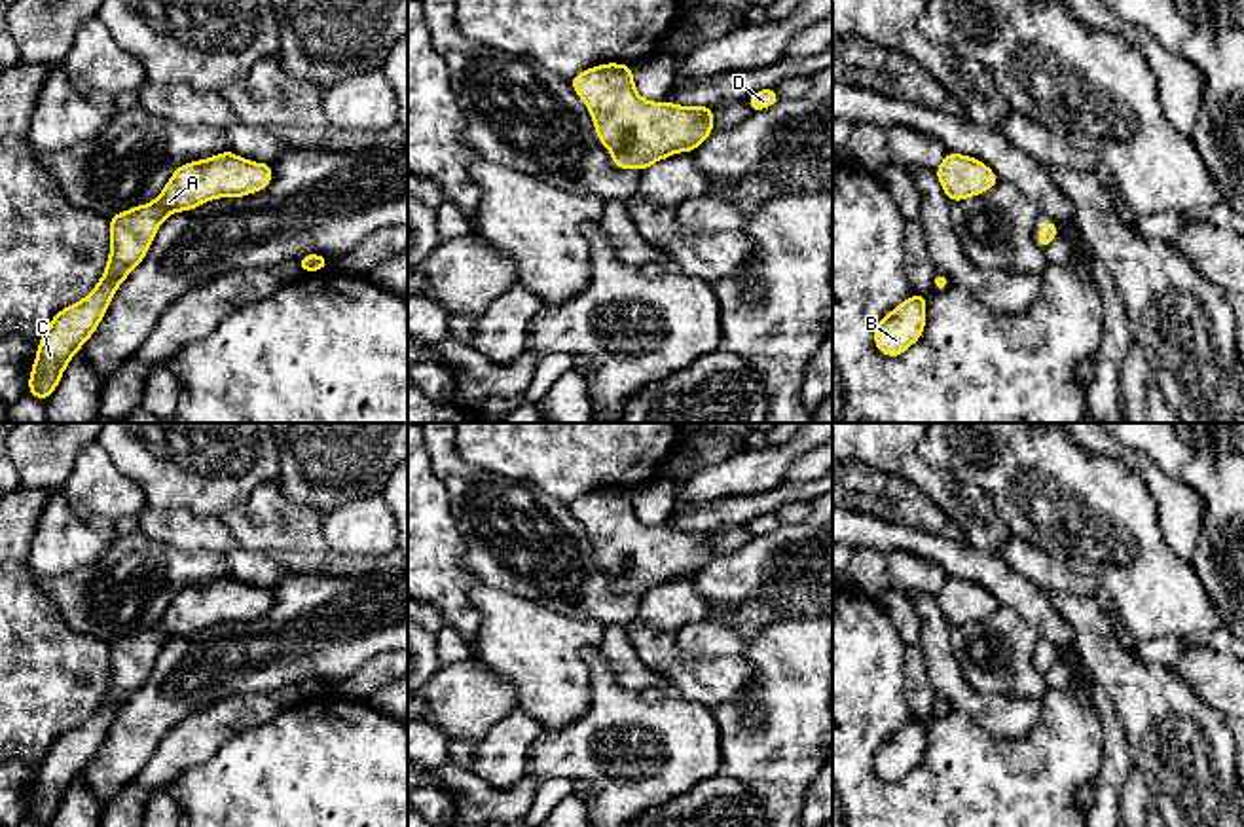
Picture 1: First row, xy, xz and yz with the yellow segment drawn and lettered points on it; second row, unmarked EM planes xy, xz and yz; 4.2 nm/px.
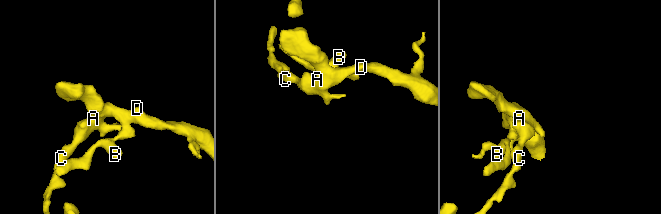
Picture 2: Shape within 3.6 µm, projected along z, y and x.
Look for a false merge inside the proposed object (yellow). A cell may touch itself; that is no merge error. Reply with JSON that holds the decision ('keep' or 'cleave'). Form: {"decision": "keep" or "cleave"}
{"decision": "keep"}

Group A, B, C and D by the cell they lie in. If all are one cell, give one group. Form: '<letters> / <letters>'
A B C D

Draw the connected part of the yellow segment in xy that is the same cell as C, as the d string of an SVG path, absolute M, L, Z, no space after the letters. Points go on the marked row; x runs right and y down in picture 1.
M229 152L180 165L148 205L110 216L110 258L97 286L78 303L61 309L40 338L28 395L47 400L74 353L91 338L118 286L146 256L161 222L216 197L245 197L271 182L271 163L254 163Z

